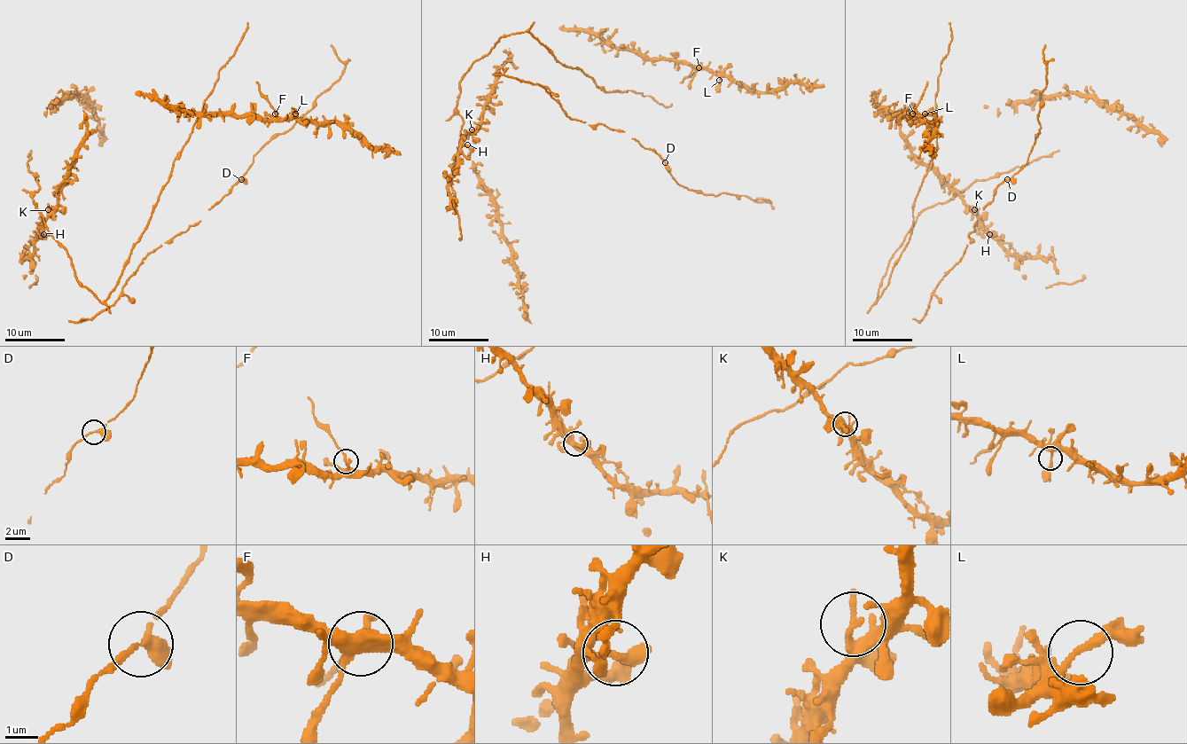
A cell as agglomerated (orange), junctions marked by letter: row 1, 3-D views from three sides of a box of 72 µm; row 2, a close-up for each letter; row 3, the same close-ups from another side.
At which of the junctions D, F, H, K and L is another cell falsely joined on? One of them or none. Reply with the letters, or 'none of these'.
F

